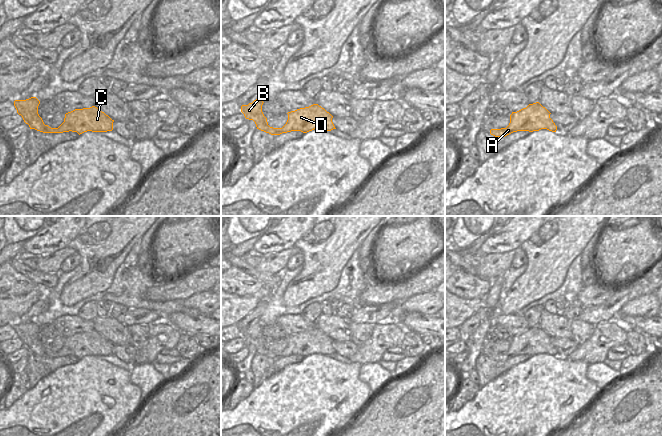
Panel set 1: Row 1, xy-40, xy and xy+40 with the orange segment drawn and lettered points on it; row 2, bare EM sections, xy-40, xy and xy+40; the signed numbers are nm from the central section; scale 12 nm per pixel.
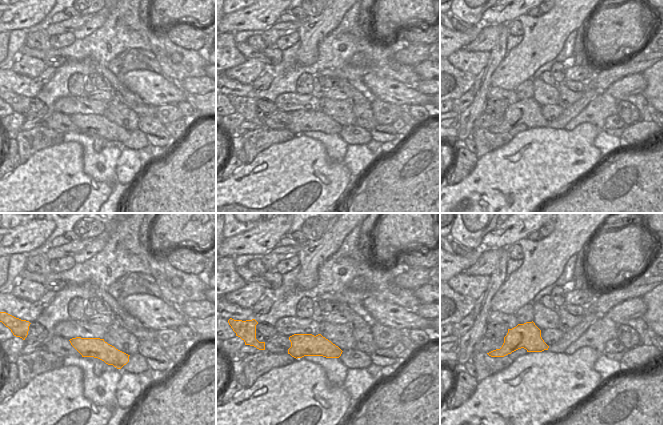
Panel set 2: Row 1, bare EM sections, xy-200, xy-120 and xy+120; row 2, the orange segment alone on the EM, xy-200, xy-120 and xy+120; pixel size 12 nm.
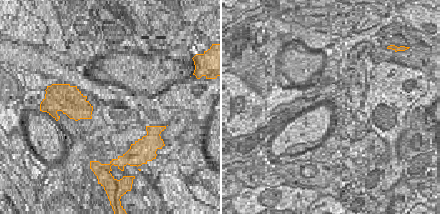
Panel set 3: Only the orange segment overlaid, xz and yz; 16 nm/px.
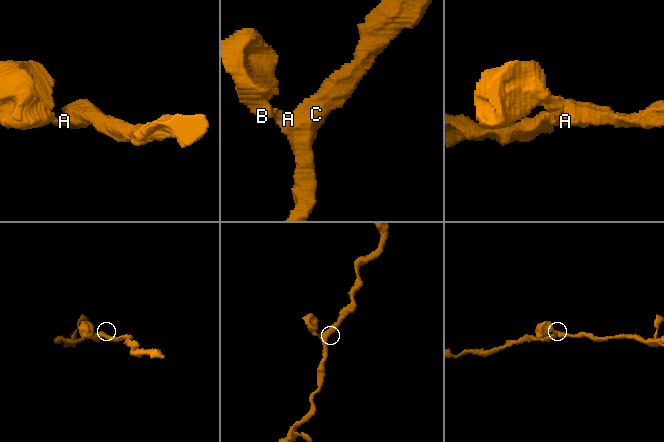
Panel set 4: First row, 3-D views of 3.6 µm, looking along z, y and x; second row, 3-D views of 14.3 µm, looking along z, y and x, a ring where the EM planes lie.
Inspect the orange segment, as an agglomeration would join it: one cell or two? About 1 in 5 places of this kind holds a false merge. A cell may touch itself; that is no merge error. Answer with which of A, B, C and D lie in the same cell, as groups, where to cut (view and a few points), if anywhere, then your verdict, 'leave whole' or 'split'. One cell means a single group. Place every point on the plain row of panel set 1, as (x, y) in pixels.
groups A B C D; cut none; leave whole

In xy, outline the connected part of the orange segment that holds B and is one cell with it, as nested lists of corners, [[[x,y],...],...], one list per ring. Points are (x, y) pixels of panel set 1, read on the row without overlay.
[[[259,322],[248,329],[241,330],[241,336],[246,343],[253,344],[257,353],[271,359],[280,359],[291,355],[307,357],[314,353],[331,355],[336,353],[333,340],[318,328],[288,336],[288,344],[282,352],[273,352],[268,349],[267,342],[262,336],[263,325]]]

